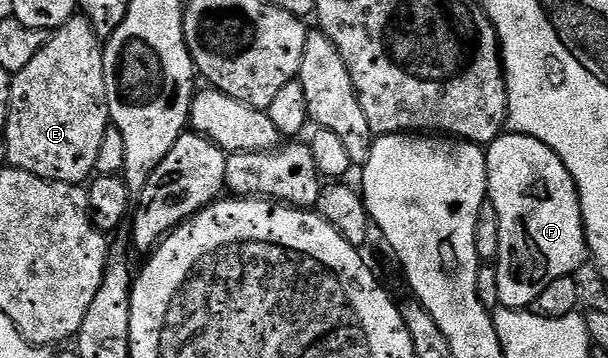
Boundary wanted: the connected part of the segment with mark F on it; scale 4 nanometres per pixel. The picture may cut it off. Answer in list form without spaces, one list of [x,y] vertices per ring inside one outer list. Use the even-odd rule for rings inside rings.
[[[502,132],[485,150],[487,176],[489,177],[488,201],[498,208],[517,206],[517,242],[509,246],[503,240],[495,259],[498,267],[509,266],[509,278],[505,272],[499,273],[499,303],[507,303],[508,309],[528,311],[535,300],[552,282],[560,278],[576,275],[589,254],[589,242],[585,238],[585,221],[581,211],[581,200],[577,197],[577,185],[567,172],[563,160],[547,144],[526,134]]]

